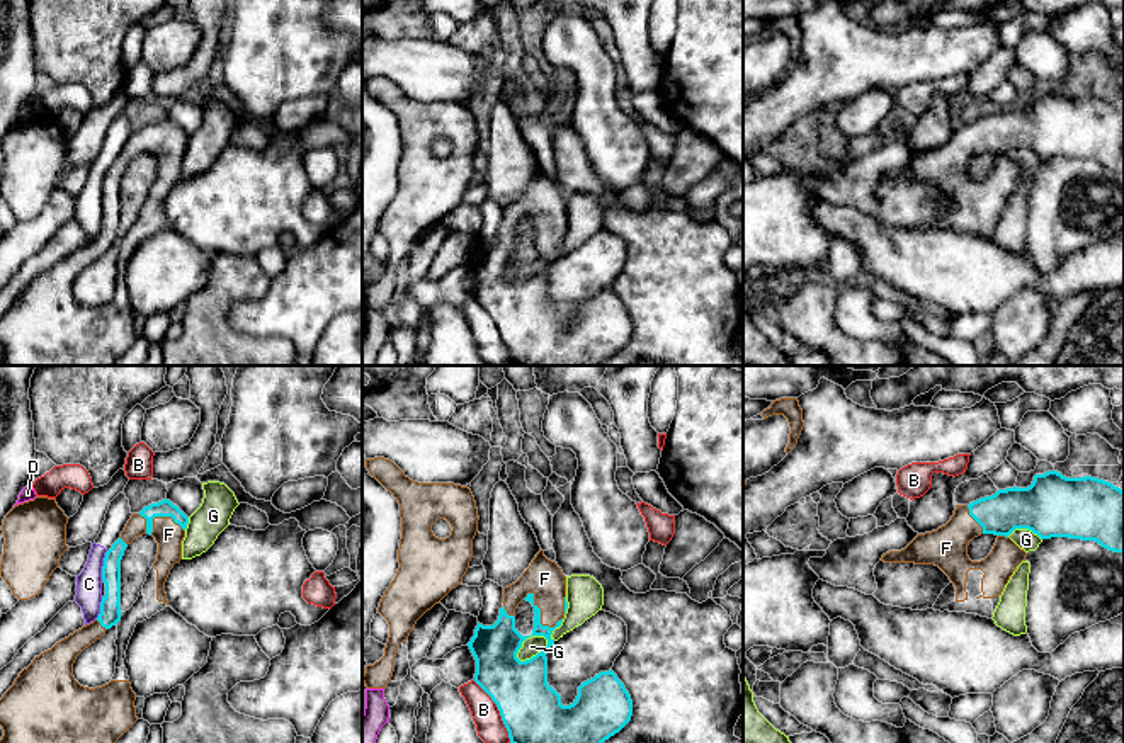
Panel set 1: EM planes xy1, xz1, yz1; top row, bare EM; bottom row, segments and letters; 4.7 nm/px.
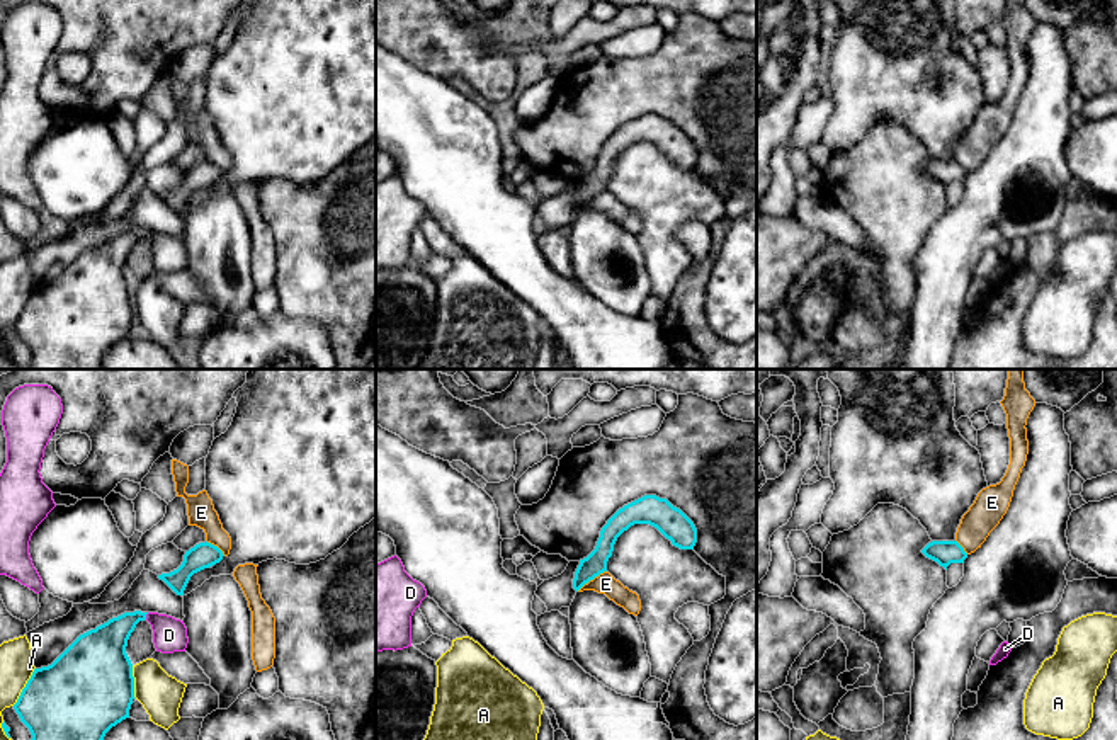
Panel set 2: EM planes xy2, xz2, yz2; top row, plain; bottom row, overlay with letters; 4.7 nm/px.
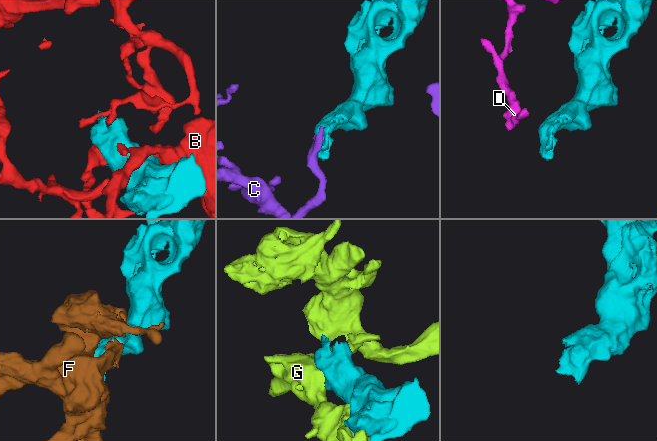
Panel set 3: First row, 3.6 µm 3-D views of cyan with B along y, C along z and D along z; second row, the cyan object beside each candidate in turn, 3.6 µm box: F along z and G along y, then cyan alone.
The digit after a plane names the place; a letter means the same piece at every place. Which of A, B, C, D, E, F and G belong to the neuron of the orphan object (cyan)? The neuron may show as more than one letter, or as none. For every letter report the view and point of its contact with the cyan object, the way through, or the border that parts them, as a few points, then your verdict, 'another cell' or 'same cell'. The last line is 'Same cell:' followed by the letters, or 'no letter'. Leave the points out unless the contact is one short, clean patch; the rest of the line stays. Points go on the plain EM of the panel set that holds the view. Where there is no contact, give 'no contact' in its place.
A: xy2 (26, 305) | another cell
B: xz1 (499, 328) | another cell
C: xy1 (104, 184) | another cell
D: xy2 (145, 235) | along xy2 (148, 232), (145, 237) | another cell
E: xz2 (590, 198) | along xz2 (606, 189), (577, 210) | another cell
F: xz1 (539, 232) | same cell
G: xz1 (544, 267) | another cell
Same cell: F

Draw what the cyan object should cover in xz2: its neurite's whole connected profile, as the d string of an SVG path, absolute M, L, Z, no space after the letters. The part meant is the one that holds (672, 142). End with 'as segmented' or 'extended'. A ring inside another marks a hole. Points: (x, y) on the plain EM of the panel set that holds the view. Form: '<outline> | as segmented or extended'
M644 114L619 128L602 146L595 168L583 179L575 191L573 208L578 211L585 202L607 191L617 157L634 143L656 146L673 165L694 168L697 148L694 141L666 117Z | as segmented

